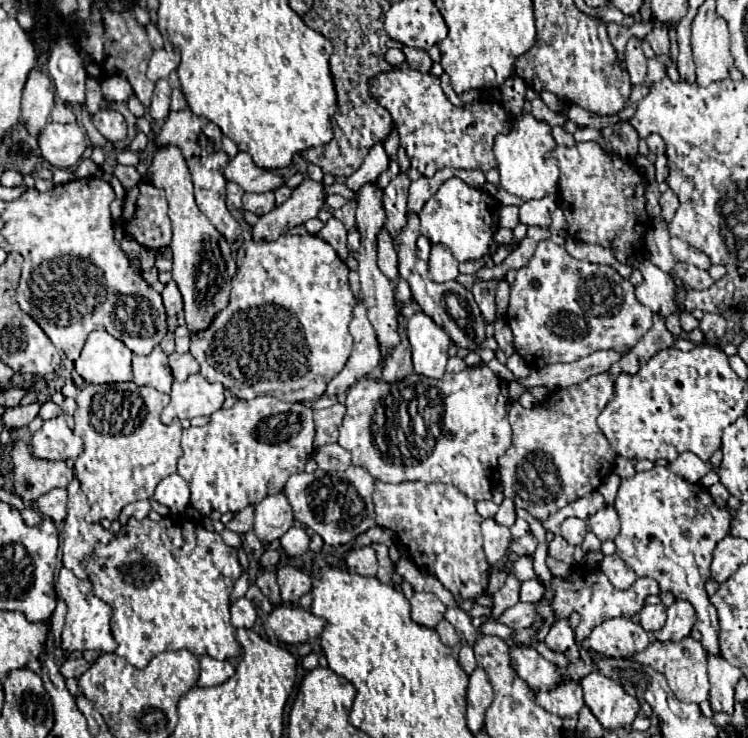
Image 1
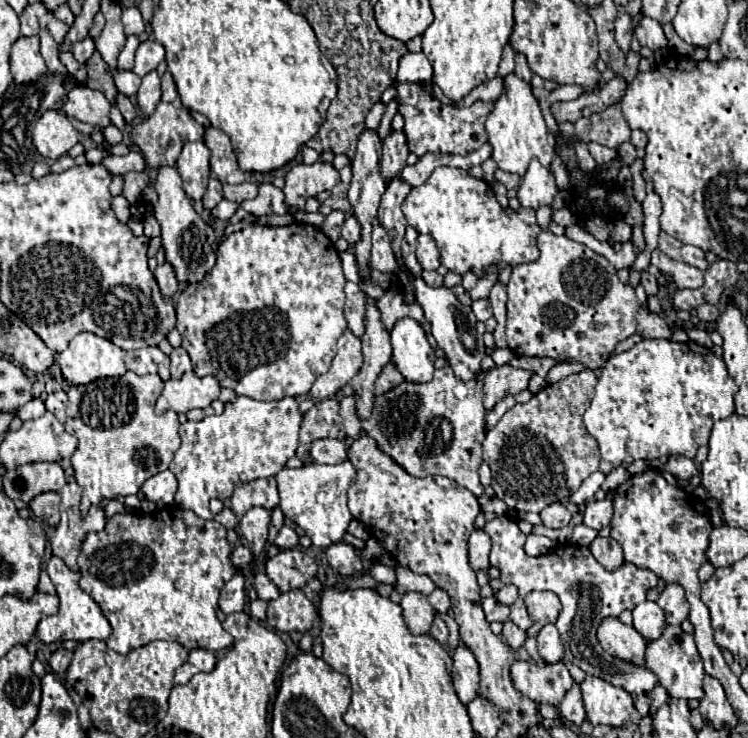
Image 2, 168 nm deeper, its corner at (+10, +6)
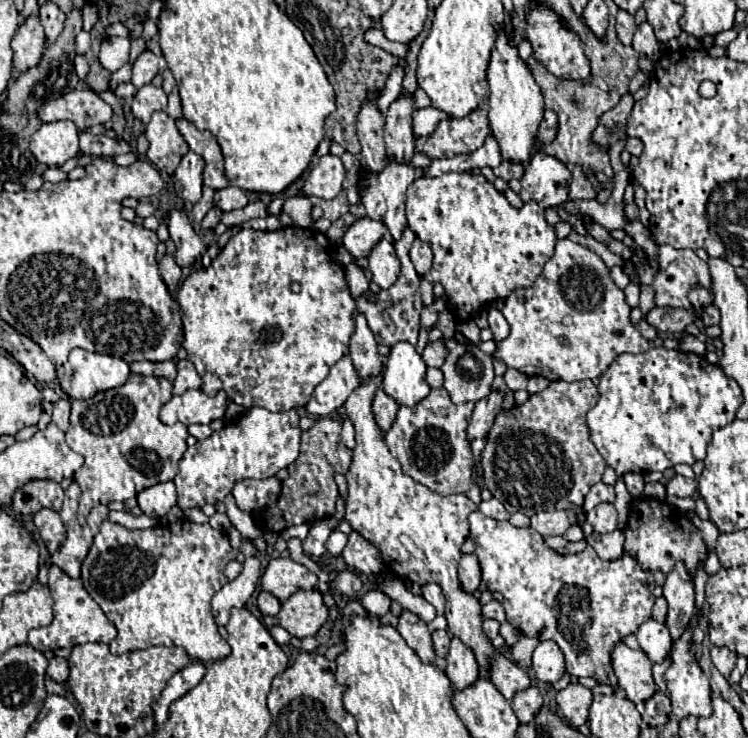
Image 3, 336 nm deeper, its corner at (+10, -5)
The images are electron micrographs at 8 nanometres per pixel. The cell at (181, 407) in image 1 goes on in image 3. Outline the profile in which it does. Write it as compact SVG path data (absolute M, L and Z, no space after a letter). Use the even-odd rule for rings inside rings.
M189 389L183 395L173 395L161 407L161 421L165 425L173 425L177 421L191 425L191 423L211 423L213 419L223 417L227 405L227 395L219 391L217 395L209 397L201 389Z

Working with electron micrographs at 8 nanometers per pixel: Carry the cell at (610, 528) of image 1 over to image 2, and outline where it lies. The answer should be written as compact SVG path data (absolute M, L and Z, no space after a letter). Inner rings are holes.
M603 498L585 508L583 524L587 524L589 528L595 528L595 530L601 530L601 528L609 526L611 518L613 518L613 504L611 504L611 500Z

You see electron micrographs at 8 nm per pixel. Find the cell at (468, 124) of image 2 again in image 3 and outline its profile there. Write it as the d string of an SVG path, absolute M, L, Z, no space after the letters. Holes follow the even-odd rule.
M477 107L463 119L439 121L427 137L415 137L415 151L425 153L429 159L469 155L485 143L487 135L491 135L487 109Z

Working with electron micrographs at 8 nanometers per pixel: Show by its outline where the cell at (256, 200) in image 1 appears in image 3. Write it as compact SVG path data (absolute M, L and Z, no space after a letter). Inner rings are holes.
M225 187L225 189L219 189L215 191L215 199L213 199L215 207L219 207L221 211L233 211L233 209L243 209L249 199L247 199L247 193L239 187Z

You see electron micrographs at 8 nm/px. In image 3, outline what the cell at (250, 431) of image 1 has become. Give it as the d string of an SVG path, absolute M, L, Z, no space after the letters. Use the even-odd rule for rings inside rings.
M251 407L237 423L223 427L223 443L221 433L215 431L211 437L197 441L185 451L179 461L179 473L173 479L179 495L177 505L181 511L201 509L205 503L215 505L243 479L275 477L277 471L289 467L299 457L299 439L301 429L295 409L271 413L261 407Z

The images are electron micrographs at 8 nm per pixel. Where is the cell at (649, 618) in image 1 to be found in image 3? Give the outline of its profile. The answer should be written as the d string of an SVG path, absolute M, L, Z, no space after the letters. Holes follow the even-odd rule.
M647 619L645 623L639 625L635 635L637 635L641 649L647 653L647 657L653 663L661 663L665 659L665 655L669 653L673 639L669 635L669 629L663 623L659 623L655 619Z

